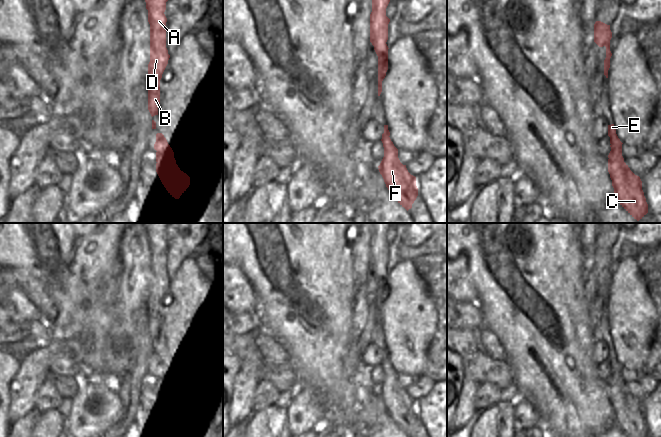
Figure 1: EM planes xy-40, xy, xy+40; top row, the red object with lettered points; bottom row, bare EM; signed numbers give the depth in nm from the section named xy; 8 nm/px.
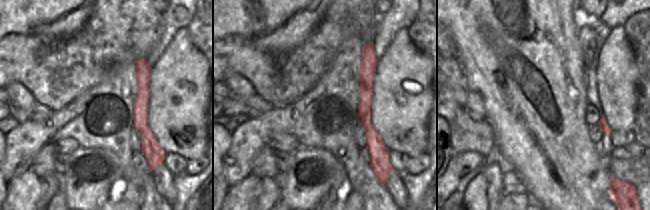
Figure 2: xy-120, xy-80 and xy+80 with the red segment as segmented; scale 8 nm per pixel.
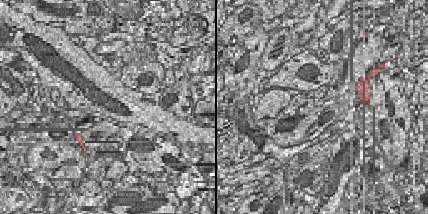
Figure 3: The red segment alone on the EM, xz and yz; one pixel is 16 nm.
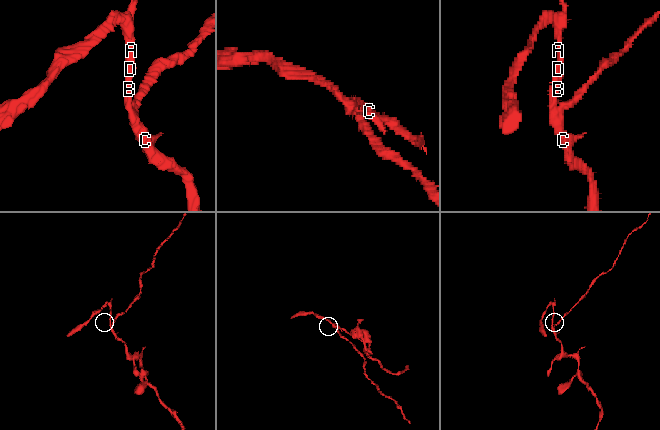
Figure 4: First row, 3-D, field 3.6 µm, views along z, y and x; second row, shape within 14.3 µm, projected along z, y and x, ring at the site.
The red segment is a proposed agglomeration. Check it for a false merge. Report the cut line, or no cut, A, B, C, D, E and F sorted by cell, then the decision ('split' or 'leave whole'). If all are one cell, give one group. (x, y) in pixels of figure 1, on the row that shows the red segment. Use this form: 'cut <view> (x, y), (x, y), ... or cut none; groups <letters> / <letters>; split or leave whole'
cut xy+40 (610, 143), (613, 141), (621, 147); groups A B C D F / E; split

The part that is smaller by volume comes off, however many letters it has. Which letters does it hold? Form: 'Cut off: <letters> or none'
Cut off: E

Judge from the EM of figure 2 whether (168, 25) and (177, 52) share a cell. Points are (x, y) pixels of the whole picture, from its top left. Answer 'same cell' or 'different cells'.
different cells

